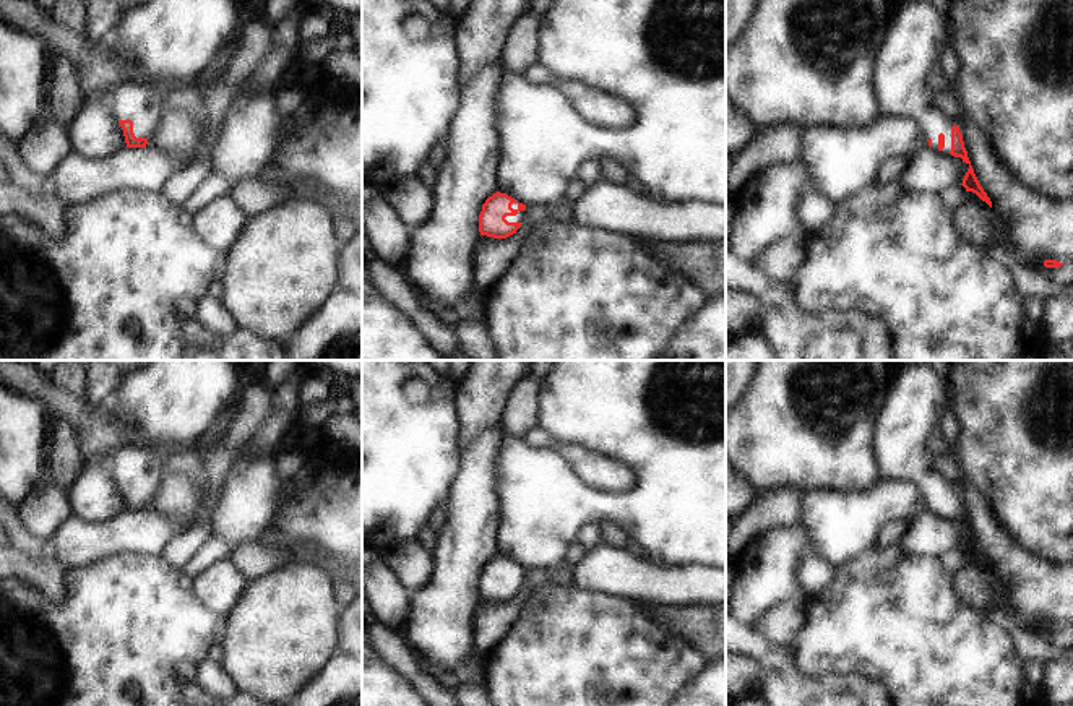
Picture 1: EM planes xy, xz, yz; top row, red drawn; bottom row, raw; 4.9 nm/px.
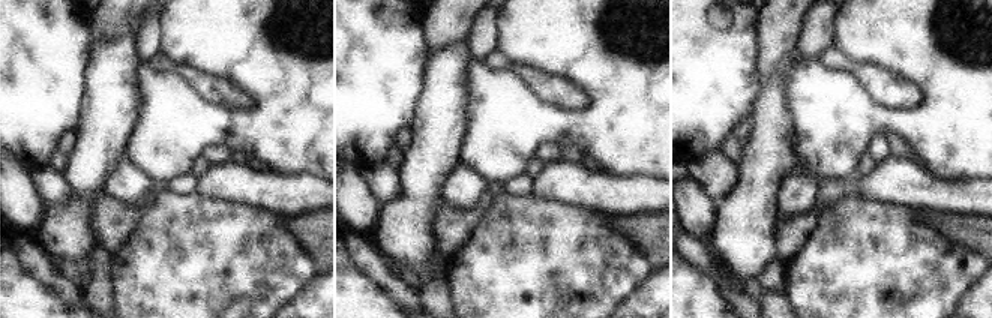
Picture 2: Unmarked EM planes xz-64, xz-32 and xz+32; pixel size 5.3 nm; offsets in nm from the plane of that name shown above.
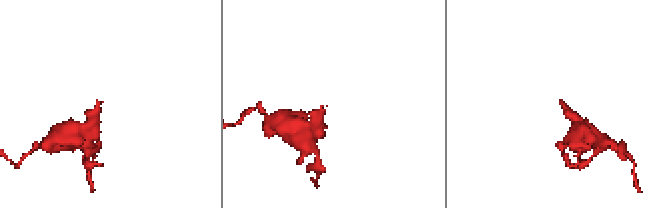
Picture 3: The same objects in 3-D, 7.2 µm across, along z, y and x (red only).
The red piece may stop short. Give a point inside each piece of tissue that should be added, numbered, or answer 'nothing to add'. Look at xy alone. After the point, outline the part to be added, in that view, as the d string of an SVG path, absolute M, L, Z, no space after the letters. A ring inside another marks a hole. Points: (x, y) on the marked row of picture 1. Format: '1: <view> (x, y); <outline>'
1: xy (135, 99); M130 80L107 93L109 109L117 120L131 120L136 138L151 138L161 122L162 97L143 80Z

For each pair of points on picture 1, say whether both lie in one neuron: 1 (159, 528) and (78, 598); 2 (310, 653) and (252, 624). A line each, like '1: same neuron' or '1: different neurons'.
1: different neurons
2: same neuron

